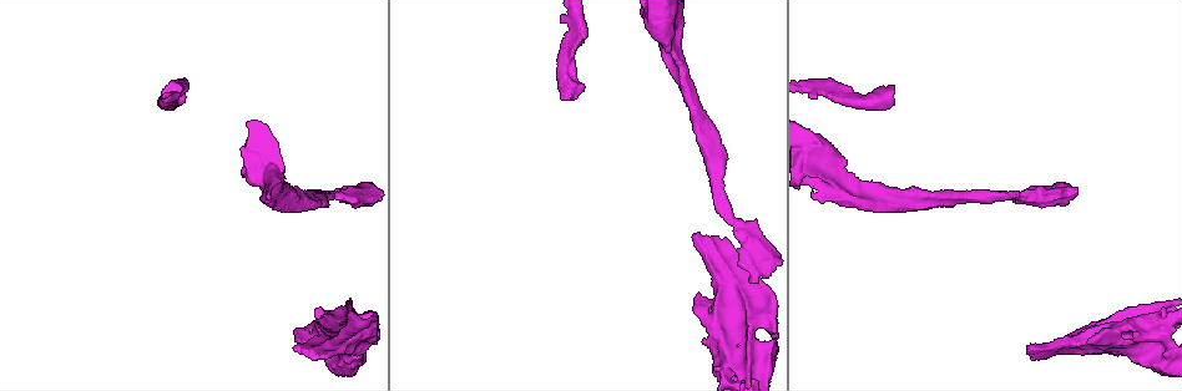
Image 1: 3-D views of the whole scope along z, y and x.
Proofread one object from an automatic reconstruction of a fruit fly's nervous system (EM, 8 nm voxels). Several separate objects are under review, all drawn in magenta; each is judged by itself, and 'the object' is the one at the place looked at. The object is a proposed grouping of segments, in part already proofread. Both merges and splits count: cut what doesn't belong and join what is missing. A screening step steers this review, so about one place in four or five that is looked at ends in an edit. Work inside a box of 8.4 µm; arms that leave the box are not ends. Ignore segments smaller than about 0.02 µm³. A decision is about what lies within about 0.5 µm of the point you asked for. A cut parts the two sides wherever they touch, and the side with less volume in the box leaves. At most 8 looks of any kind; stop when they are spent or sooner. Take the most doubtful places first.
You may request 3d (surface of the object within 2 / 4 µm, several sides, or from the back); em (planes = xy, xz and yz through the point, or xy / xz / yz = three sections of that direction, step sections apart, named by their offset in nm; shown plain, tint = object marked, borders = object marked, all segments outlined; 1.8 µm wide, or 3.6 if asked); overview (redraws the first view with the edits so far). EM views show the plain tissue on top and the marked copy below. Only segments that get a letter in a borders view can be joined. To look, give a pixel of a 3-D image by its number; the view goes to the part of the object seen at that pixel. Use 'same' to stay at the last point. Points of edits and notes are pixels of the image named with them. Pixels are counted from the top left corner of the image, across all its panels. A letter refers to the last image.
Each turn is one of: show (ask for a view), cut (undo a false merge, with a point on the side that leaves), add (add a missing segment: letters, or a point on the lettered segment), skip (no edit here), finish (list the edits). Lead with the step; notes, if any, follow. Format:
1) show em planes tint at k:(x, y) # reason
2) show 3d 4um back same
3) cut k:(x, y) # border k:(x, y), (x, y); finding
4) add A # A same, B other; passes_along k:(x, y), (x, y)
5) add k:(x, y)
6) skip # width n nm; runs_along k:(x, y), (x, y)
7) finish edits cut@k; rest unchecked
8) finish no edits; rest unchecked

show em planes borders at 1:(1029, 350) # branch stops here

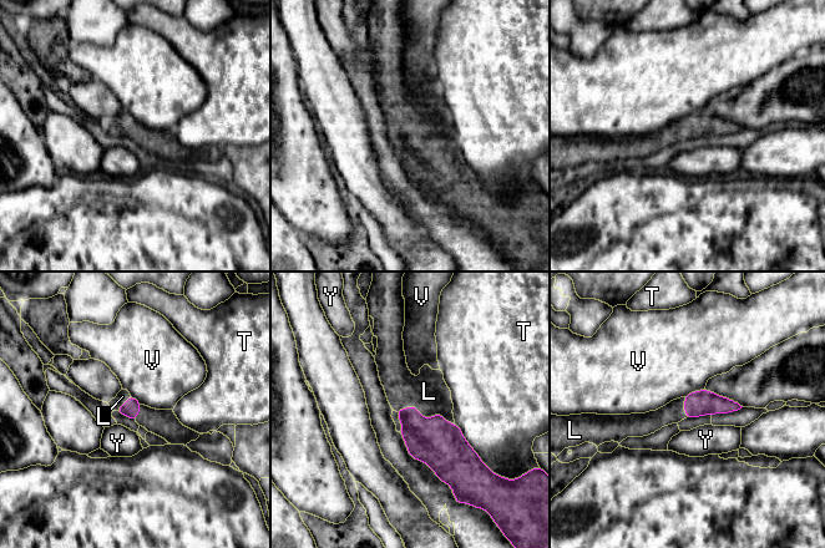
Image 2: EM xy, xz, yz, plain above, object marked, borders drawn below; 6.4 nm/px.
add L # L same, T other, V other, Y other; passes_along 2:(443, 446), (423, 417), (429, 391); it goes on there

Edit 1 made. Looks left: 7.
show em planes borders at 1:(756, 356) # closes a loop

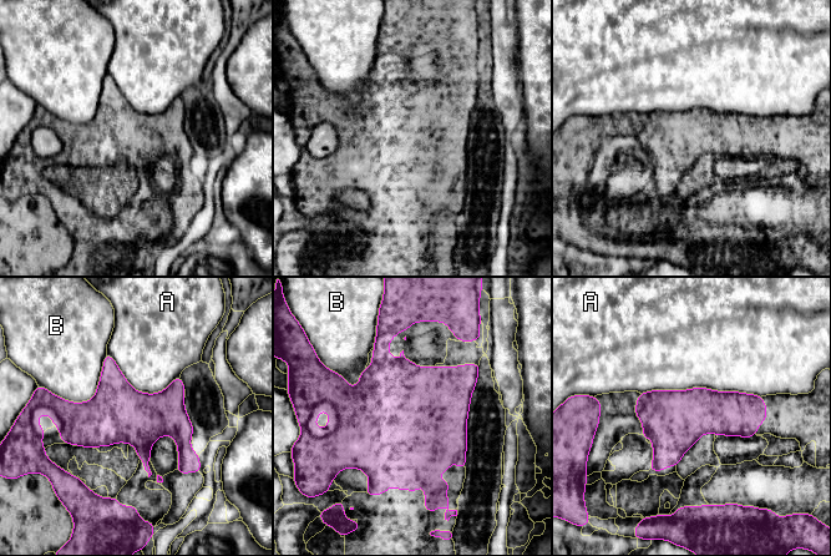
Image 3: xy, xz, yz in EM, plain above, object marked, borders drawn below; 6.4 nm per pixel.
skip # width 380 nm; A other, B other; continuous, no second neuron

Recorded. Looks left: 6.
finish edits add@2; rest unchecked

